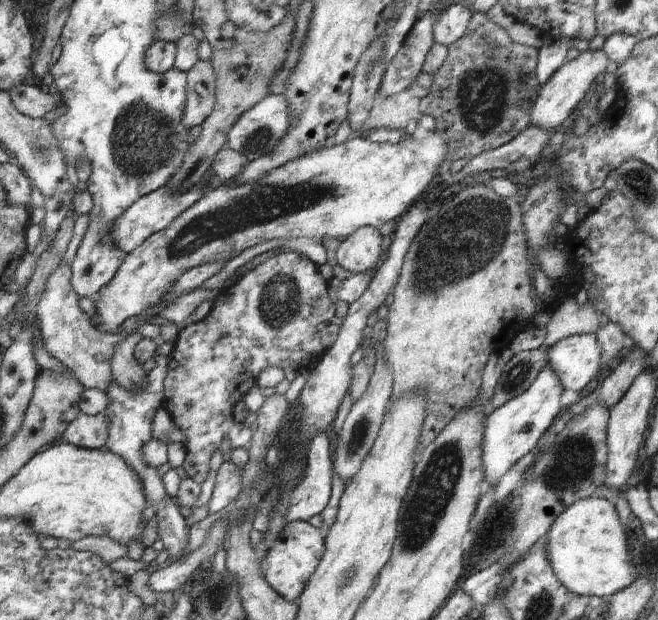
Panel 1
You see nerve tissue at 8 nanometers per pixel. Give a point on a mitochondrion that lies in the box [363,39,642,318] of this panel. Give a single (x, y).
(458, 245)

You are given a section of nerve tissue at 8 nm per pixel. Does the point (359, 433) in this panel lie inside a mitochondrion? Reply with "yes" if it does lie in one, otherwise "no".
yes

